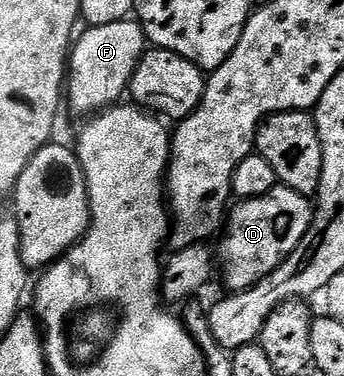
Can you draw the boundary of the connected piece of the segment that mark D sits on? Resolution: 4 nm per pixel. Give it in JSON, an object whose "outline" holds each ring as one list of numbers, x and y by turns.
{"outline":[[280,184,263,196,246,198,236,204,237,207,234,205,228,211,221,254,219,250,219,262,225,265,225,286,229,292,251,288,275,272,275,268,295,252,313,223,314,203,306,195]]}

